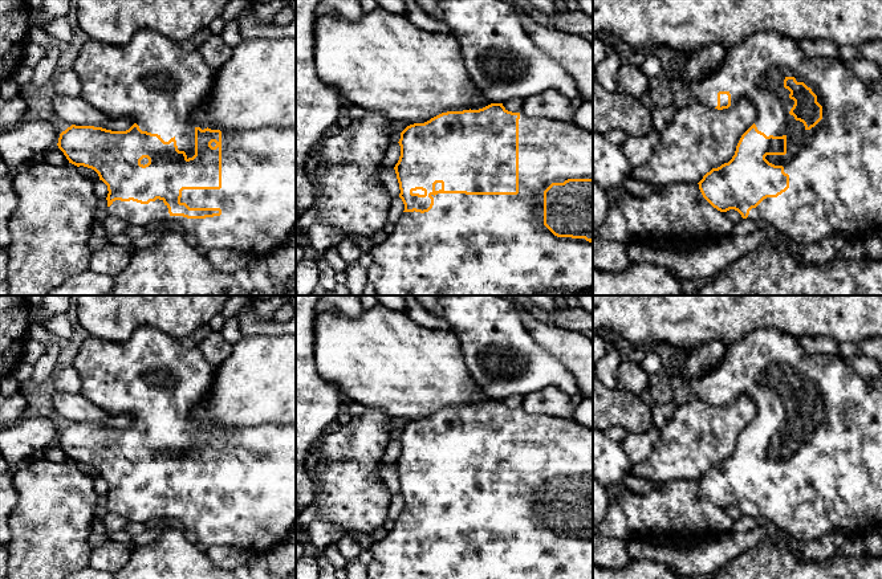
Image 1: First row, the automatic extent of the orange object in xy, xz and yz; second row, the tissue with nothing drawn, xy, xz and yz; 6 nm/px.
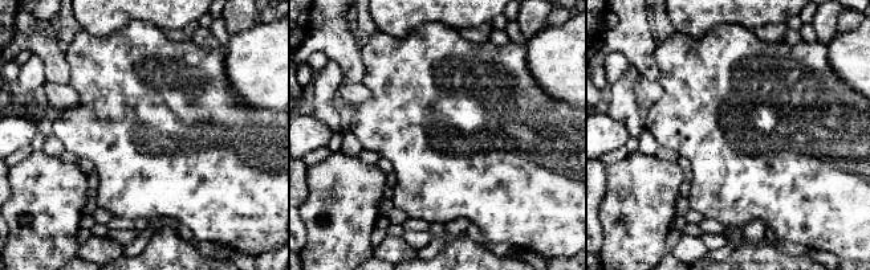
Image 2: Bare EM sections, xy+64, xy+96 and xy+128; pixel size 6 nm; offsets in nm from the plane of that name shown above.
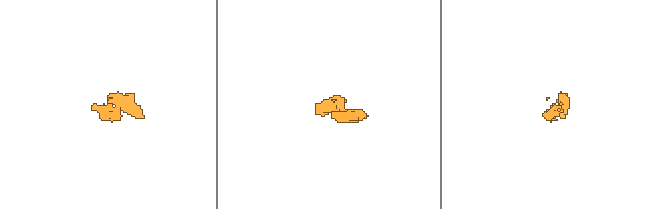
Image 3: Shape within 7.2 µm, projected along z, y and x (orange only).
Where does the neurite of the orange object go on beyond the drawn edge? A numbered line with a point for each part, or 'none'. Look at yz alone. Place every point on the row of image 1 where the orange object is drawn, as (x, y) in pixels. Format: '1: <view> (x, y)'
1: yz (834, 168)

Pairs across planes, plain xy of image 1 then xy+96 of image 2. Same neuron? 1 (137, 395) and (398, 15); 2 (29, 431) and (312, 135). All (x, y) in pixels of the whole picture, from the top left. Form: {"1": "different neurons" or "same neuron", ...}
{"1": "different neurons", "2": "same neuron"}

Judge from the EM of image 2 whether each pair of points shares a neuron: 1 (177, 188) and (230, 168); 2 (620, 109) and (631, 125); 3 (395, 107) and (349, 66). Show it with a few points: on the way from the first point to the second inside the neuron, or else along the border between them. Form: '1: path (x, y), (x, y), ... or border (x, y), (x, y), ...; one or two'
1: path (190, 193), (208, 192), (219, 181); one
2: path (623, 111), (631, 121); one
3: border (358, 49), (365, 69), (362, 81); two

